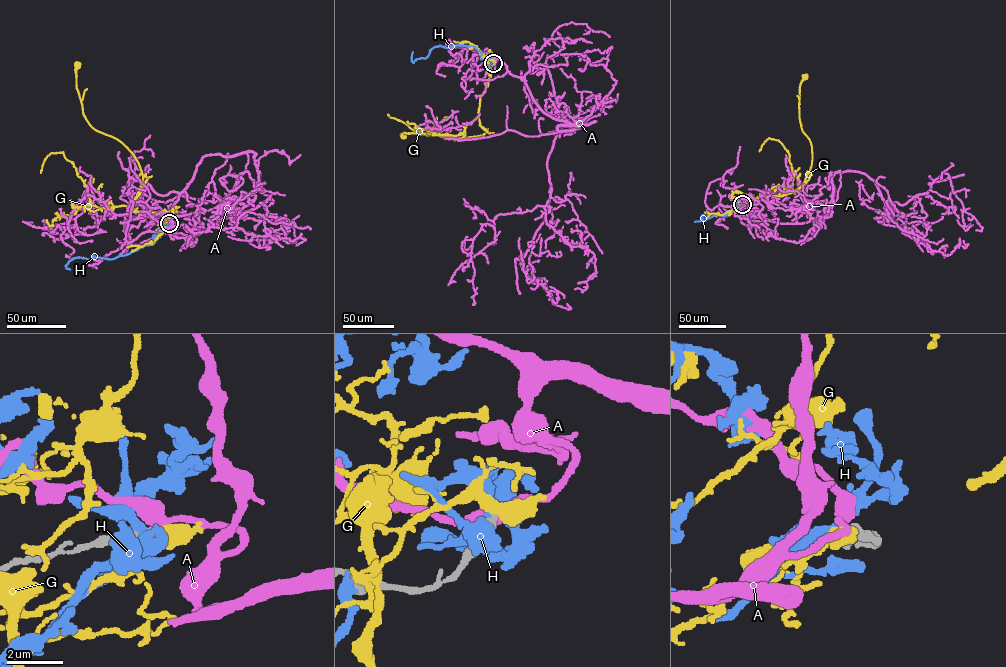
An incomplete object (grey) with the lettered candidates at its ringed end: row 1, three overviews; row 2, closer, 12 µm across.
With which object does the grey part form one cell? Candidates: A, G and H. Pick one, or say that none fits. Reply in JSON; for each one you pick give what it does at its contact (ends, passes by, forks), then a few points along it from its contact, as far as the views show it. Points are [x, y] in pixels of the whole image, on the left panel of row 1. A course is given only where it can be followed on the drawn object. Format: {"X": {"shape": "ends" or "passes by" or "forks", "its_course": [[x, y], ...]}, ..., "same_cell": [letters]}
{"A": {"shape": "passes by", "its_course": [[169, 223], [194, 236], [236, 215], [255, 153], [202, 156], [168, 212], [53, 241], [42, 221]]}, "same_cell": ["A"]}

